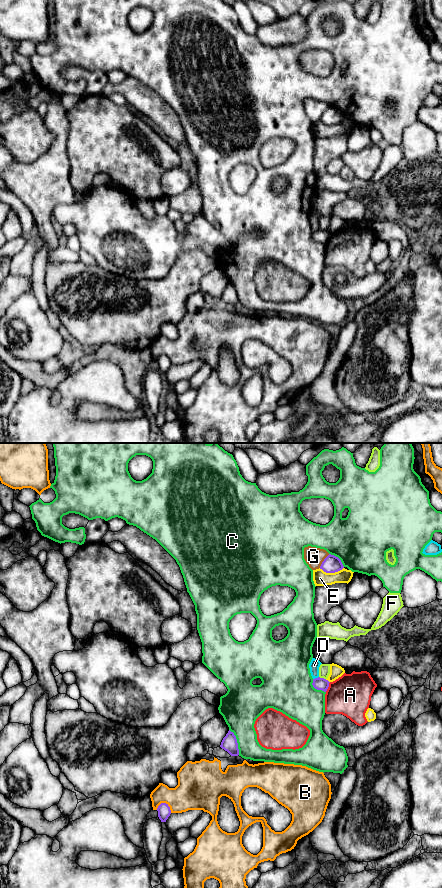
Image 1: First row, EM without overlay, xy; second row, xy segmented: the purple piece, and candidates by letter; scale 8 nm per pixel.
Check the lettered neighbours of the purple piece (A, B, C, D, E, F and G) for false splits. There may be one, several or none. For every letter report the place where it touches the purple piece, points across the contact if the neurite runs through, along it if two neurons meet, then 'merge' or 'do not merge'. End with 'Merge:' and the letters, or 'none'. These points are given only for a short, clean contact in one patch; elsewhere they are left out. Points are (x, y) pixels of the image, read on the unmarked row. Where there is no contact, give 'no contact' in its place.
A: contact xy (328, 238); do not merge
B: contact xy (165, 355); do not merge
C: contact xy (236, 294); do not merge
D: contact xy (315, 230); border xy (318, 228), (313, 231); do not merge
E: contact xy (331, 124); do not merge
F: contact xy (322, 230); do not merge
G: contact xy (323, 113); do not merge
Merge: none

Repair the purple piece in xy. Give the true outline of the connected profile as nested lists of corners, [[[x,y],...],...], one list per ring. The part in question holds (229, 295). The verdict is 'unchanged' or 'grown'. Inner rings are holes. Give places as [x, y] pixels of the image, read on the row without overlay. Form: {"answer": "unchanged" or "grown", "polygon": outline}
{"answer": "unchanged", "polygon": [[[230,282],[226,286],[226,288],[223,290],[220,299],[224,301],[225,303],[227,303],[231,308],[239,307],[239,301],[238,301],[236,288]]]}

